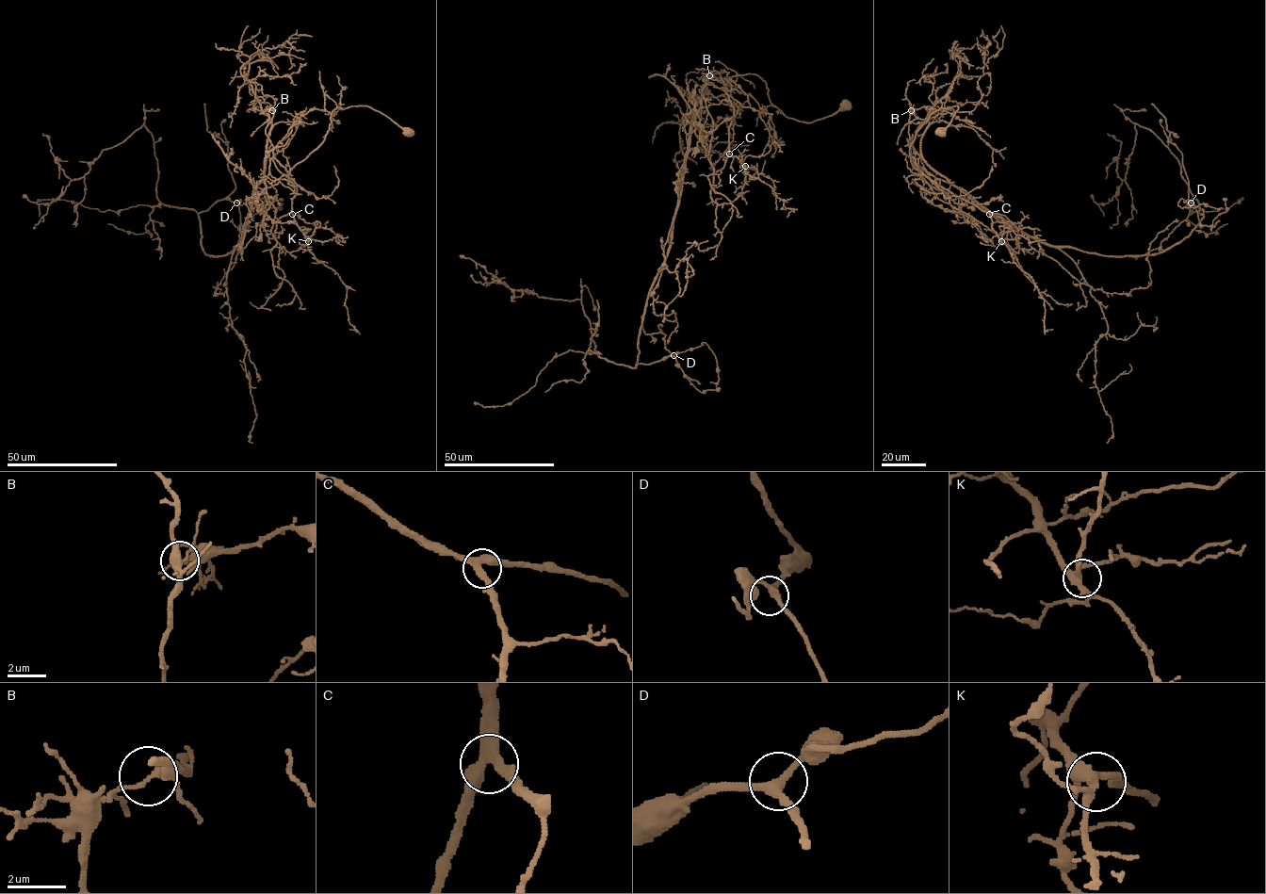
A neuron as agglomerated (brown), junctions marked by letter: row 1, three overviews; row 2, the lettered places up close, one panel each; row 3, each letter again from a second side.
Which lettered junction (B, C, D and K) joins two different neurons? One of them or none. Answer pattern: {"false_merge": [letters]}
{"false_merge": ["B"]}

